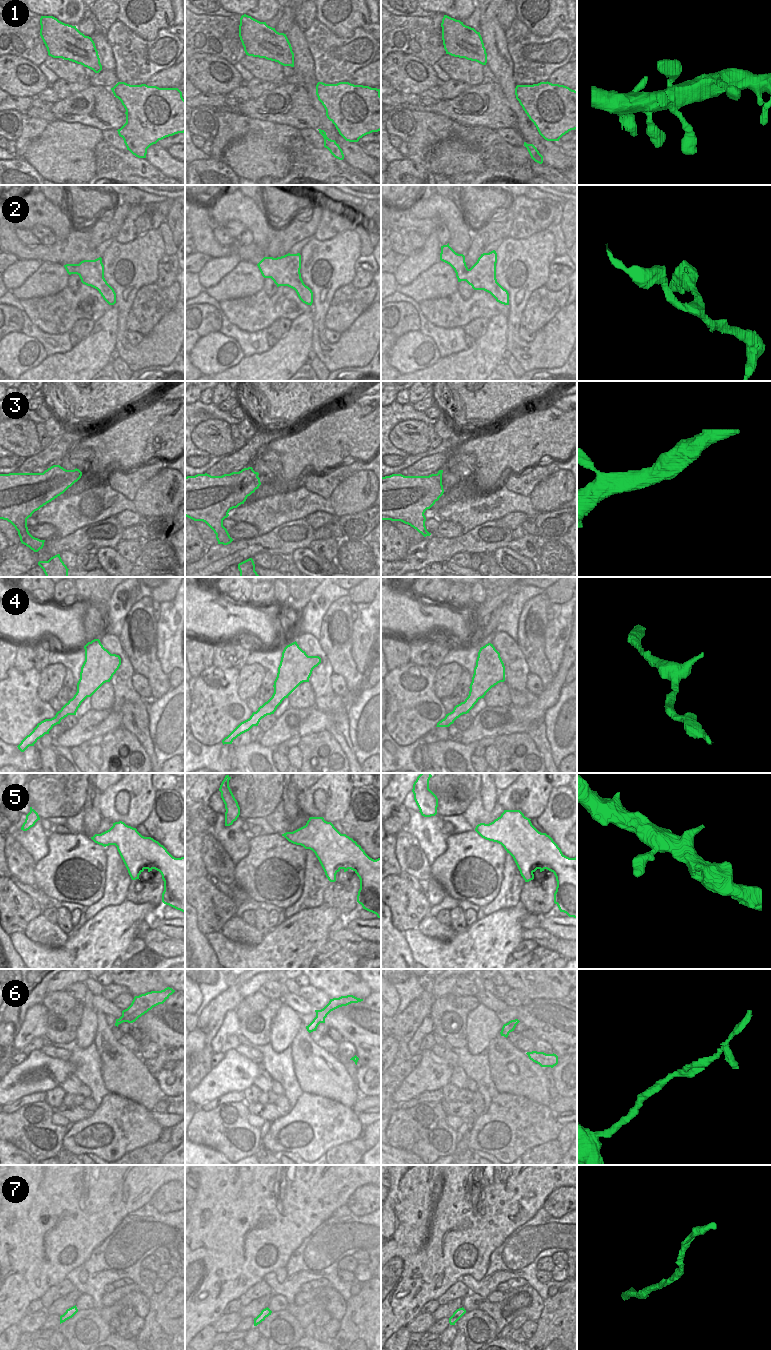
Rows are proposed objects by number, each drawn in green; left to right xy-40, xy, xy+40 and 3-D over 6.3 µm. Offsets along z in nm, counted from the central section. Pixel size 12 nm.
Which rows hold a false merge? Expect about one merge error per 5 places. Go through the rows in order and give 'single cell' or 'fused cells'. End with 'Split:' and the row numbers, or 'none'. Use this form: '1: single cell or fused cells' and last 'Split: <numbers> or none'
1: single cell
2: single cell
3: single cell
4: single cell
5: single cell
6: single cell
7: single cell
Split: none

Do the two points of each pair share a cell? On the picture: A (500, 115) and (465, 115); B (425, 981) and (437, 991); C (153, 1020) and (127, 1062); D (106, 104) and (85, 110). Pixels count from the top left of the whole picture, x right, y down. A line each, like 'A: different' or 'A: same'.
A: same
B: same
C: different
D: same

